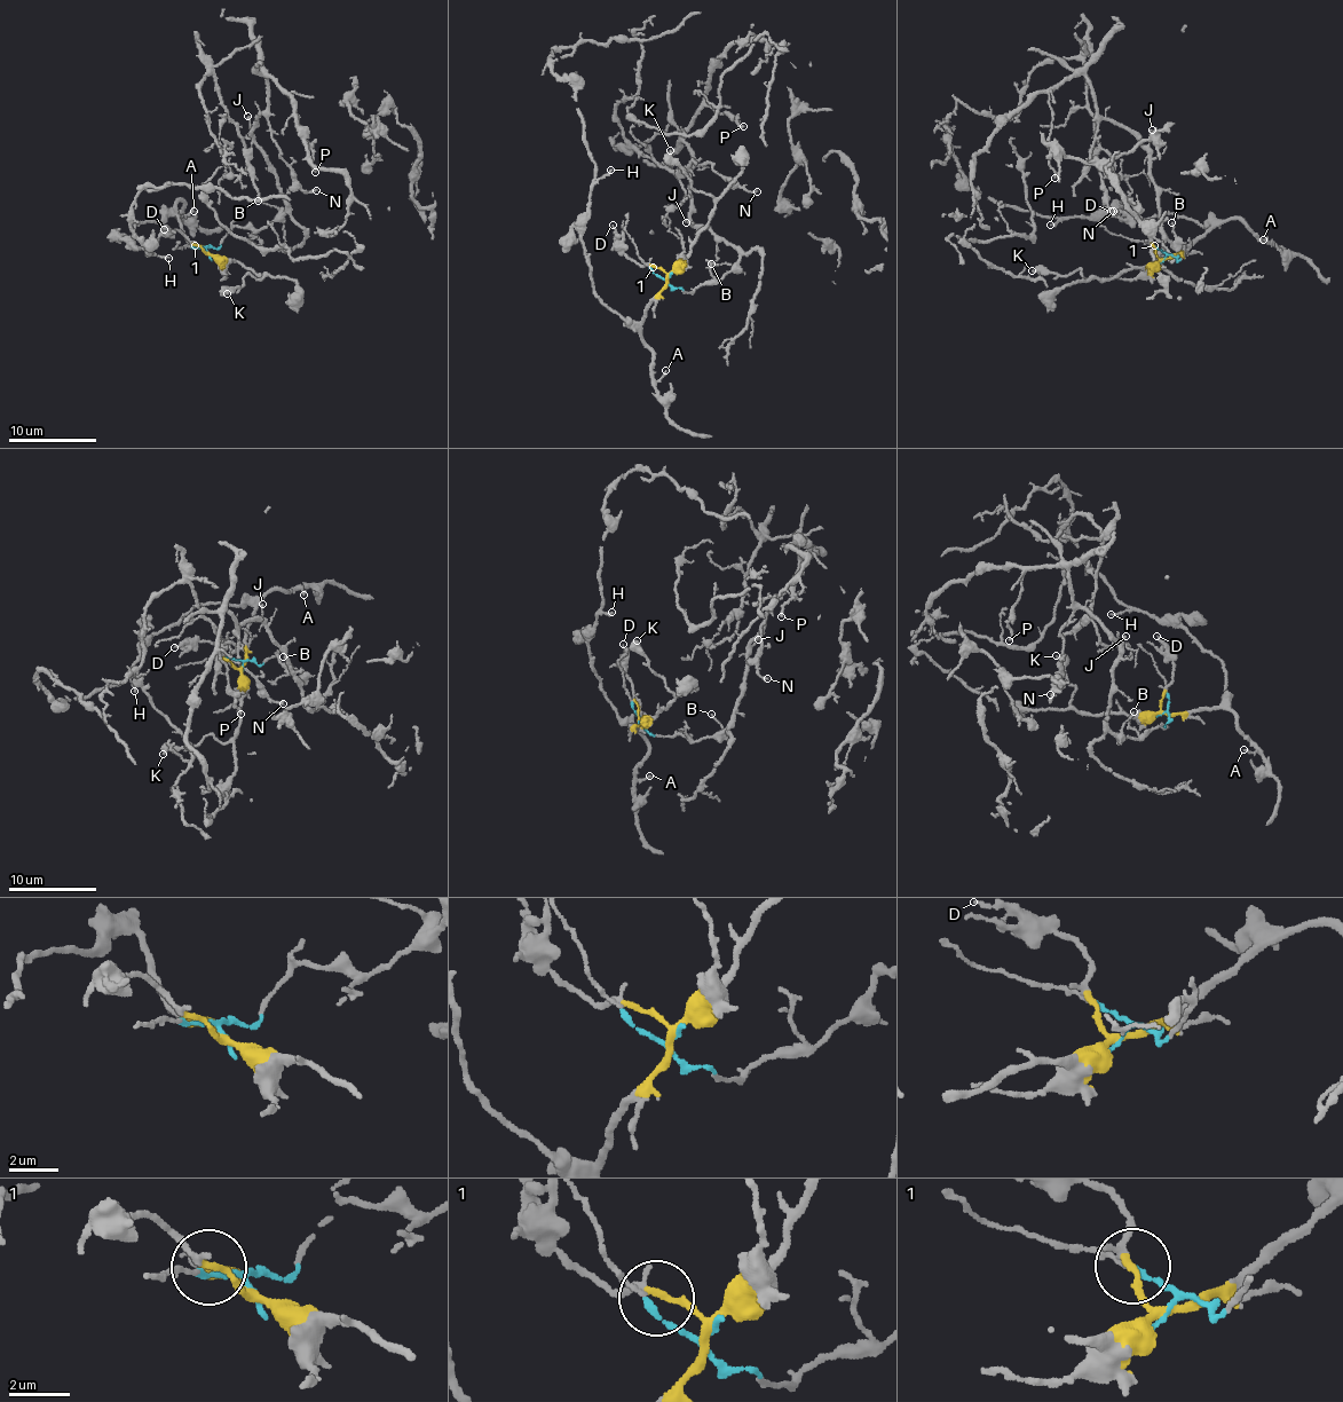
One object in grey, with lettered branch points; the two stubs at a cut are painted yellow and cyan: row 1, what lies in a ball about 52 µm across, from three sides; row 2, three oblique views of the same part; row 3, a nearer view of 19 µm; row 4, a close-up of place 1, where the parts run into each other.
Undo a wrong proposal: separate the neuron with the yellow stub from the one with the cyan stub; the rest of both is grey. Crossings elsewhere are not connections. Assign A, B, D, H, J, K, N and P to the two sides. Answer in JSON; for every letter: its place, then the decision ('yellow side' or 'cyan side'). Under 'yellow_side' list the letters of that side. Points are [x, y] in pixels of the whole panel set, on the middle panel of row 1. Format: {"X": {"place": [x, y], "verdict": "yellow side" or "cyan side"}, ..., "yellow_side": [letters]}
{"A": {"place": [665, 370], "verdict": "yellow side"}, "B": {"place": [711, 264], "verdict": "cyan side"}, "D": {"place": [613, 225], "verdict": "yellow side"}, "H": {"place": [610, 170], "verdict": "yellow side"}, "J": {"place": [686, 222], "verdict": "cyan side"}, "K": {"place": [670, 150], "verdict": "yellow side"}, "N": {"place": [757, 191], "verdict": "cyan side"}, "P": {"place": [743, 126], "verdict": "cyan side"}, "yellow_side": ["A", "D", "H", "K"]}

